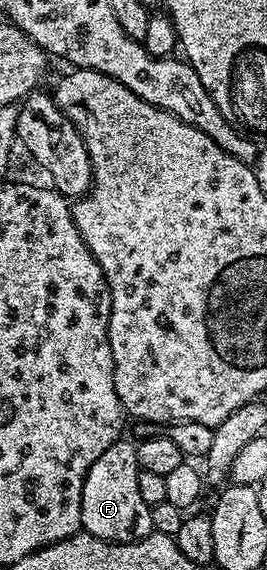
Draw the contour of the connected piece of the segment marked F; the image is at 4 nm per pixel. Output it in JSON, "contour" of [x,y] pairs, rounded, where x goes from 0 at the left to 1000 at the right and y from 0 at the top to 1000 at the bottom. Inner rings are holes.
{"contour":[[[446,770],[382,793],[375,805],[330,819],[300,875],[307,928],[360,946],[431,949],[438,956],[509,953],[577,933],[562,886],[524,868],[517,782],[494,772]]]}

